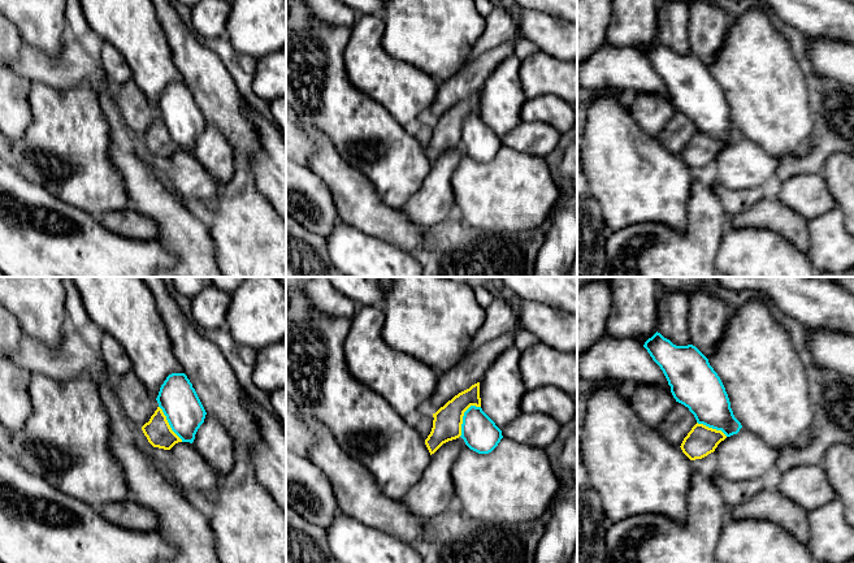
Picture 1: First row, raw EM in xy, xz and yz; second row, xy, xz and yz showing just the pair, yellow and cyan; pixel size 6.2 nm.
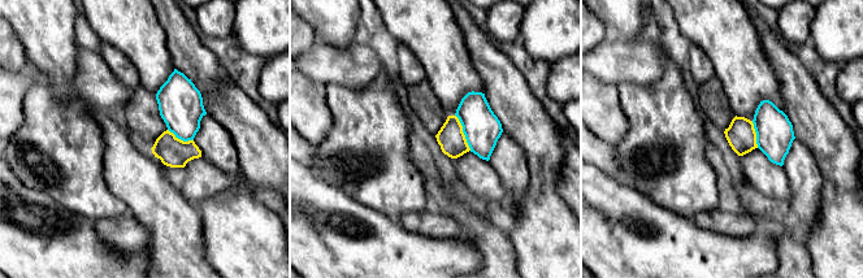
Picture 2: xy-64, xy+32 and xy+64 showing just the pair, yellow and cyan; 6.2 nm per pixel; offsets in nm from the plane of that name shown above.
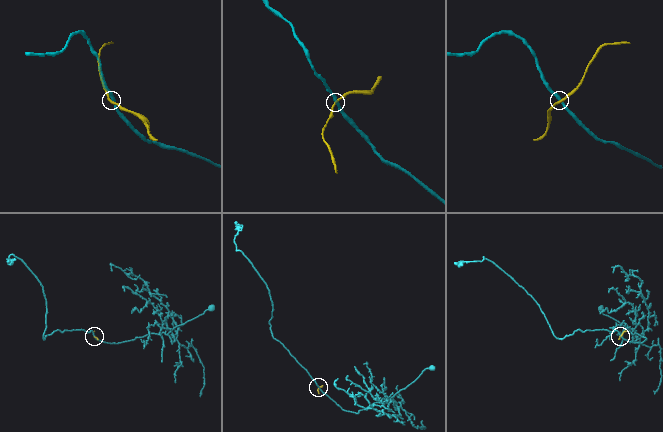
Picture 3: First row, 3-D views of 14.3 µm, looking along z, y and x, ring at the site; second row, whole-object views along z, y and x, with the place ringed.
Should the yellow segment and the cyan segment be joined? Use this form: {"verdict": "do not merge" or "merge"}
{"verdict": "do not merge"}

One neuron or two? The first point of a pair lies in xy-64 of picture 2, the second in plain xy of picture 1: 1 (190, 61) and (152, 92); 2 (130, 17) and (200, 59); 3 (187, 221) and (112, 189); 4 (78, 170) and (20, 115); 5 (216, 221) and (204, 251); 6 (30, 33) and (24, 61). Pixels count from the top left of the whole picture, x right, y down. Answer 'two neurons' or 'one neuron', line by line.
1: two neurons
2: two neurons
3: two neurons
4: two neurons
5: two neurons
6: two neurons

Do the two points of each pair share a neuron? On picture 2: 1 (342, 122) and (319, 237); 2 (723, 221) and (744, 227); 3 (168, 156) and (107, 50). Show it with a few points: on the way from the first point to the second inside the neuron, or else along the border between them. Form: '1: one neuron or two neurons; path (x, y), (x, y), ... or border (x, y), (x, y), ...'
1: two neurons; border (312, 169), (329, 183), (339, 186), (356, 199)
2: one neuron; path (728, 224), (738, 225)
3: one neuron; path (157, 130), (143, 116), (139, 91), (129, 75)

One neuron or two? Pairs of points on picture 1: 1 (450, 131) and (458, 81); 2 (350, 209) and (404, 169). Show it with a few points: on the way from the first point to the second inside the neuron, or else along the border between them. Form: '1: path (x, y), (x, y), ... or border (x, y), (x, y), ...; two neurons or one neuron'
1: path (450, 118), (450, 111), (455, 105), (458, 94); one neuron
2: border (355, 168), (371, 181), (389, 206), (399, 209); two neurons

